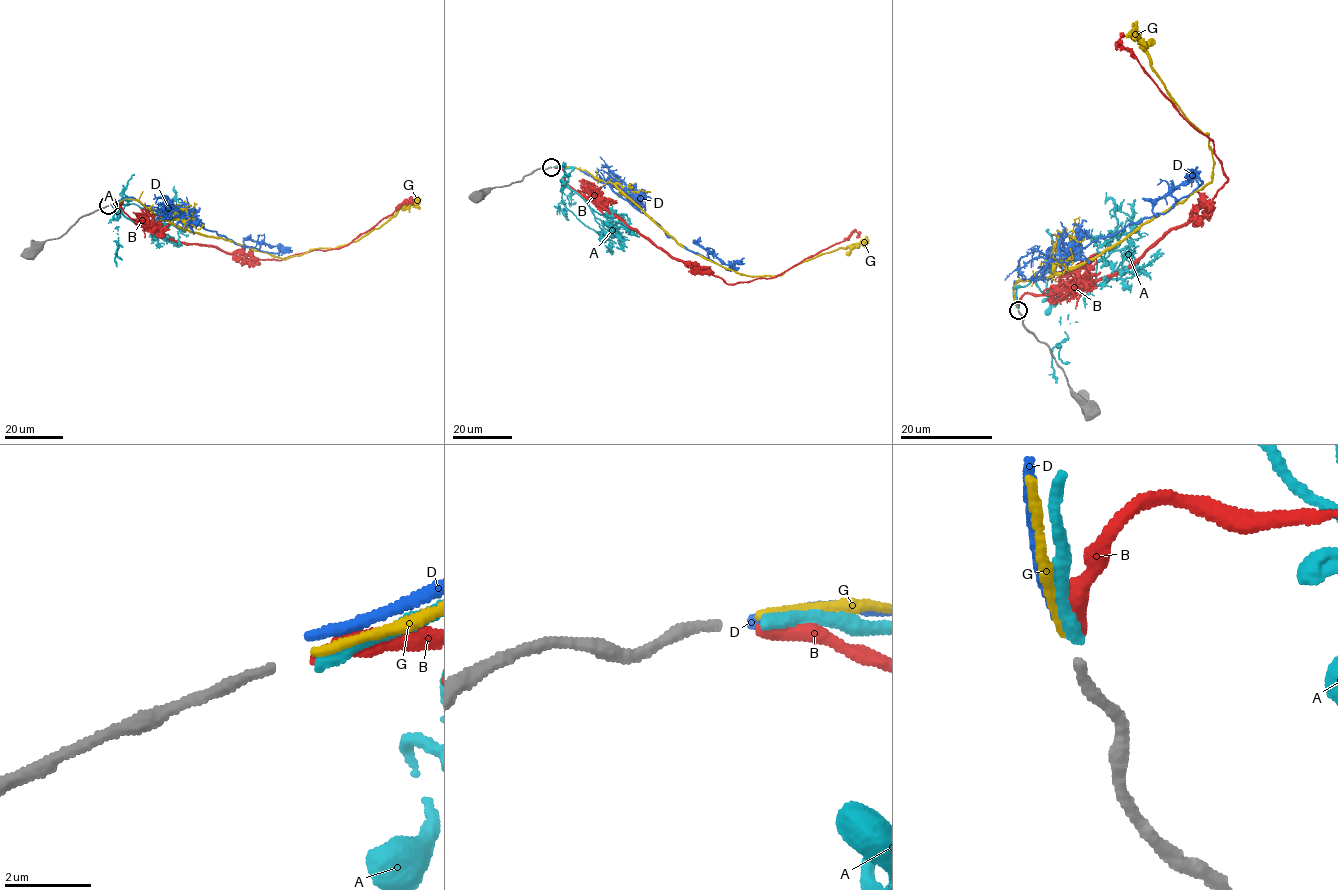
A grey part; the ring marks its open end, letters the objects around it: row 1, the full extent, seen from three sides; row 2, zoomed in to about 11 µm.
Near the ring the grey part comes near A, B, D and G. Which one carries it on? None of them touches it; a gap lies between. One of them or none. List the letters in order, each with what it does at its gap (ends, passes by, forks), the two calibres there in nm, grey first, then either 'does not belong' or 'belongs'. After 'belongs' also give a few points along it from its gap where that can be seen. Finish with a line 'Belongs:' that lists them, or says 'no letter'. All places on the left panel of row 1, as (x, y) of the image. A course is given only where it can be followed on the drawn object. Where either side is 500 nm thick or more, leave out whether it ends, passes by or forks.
A: it ends | 240/320 nm | does not belong
B: it ends | 240/320 nm | belongs | via (111, 205), (121, 203), (132, 218), (181, 242), (282, 260), (348, 245), (408, 197)
D: it ends | 240/260 nm | does not belong
G: it ends | 240/190 nm | does not belong
Belongs: B

